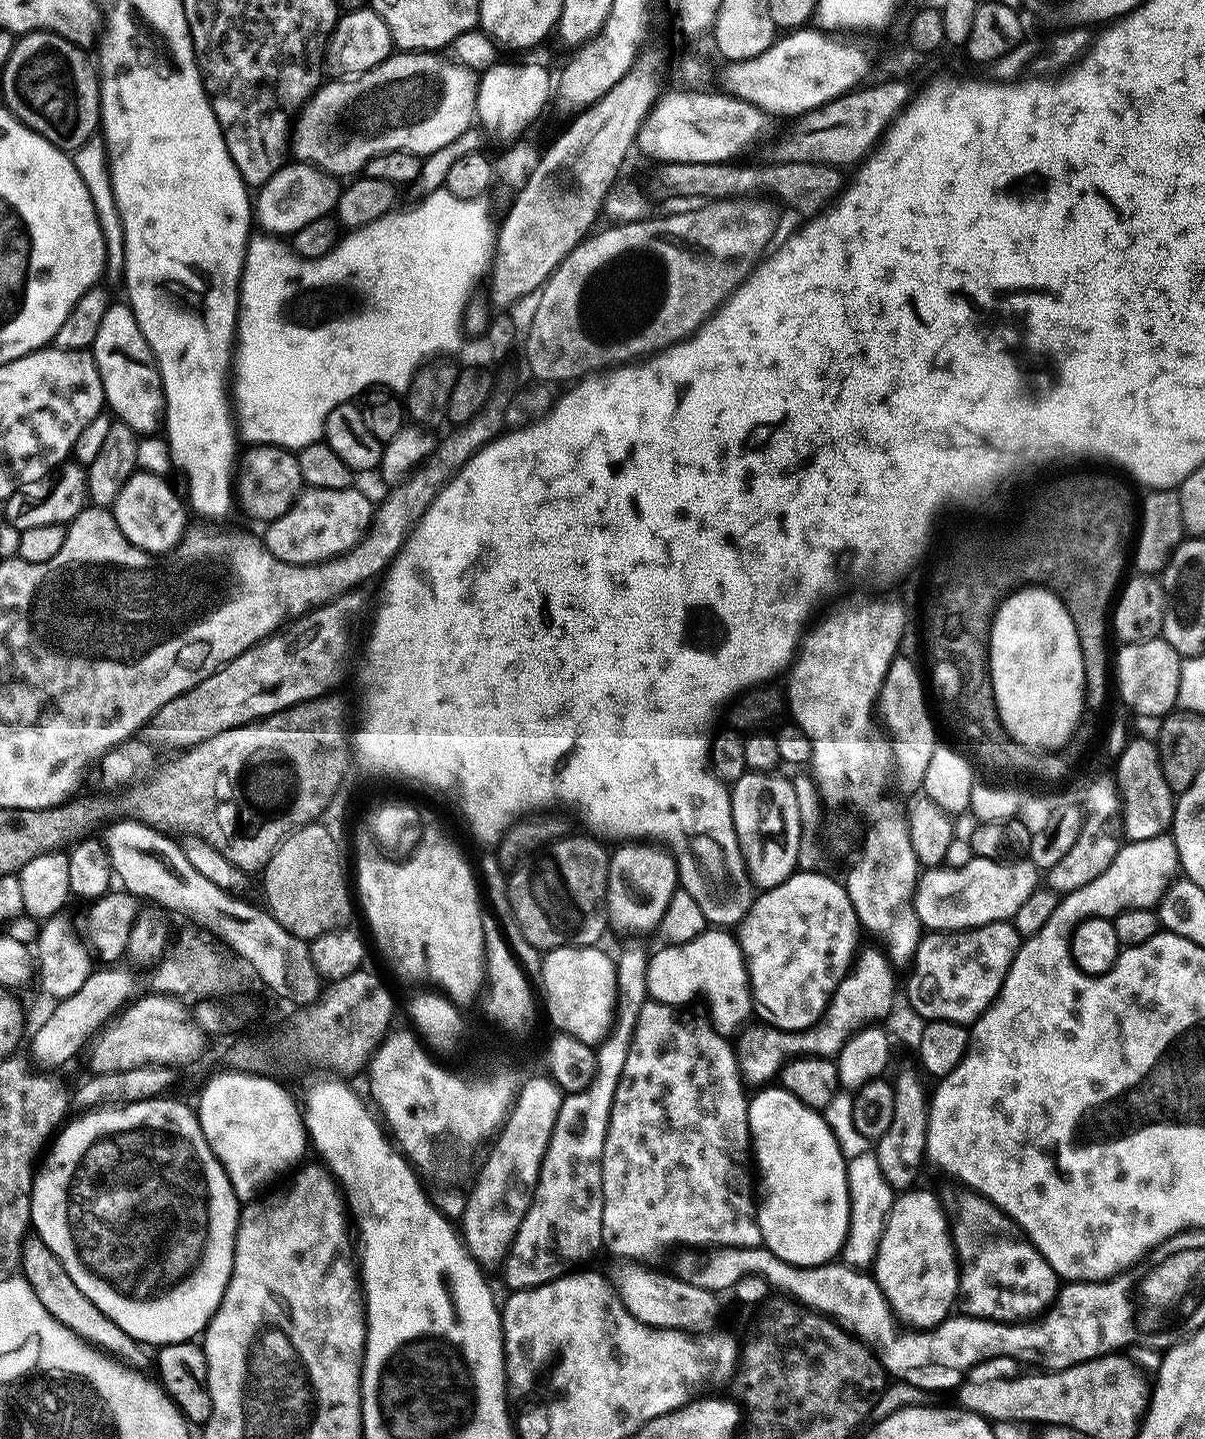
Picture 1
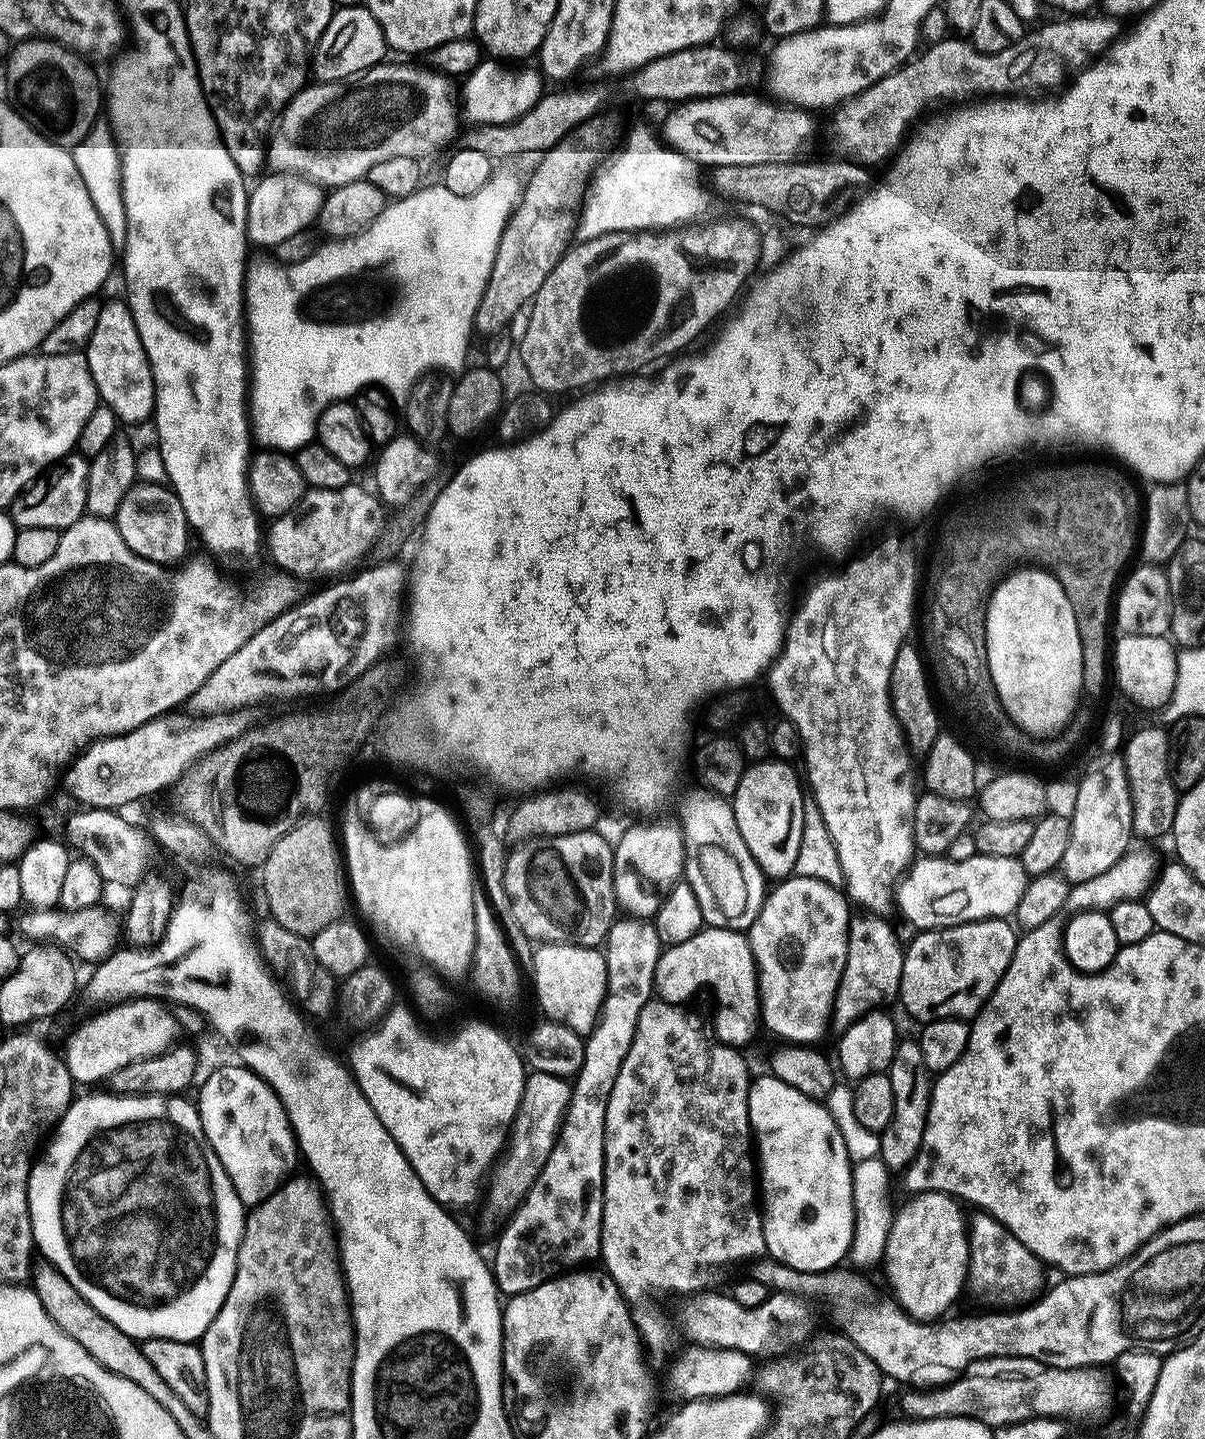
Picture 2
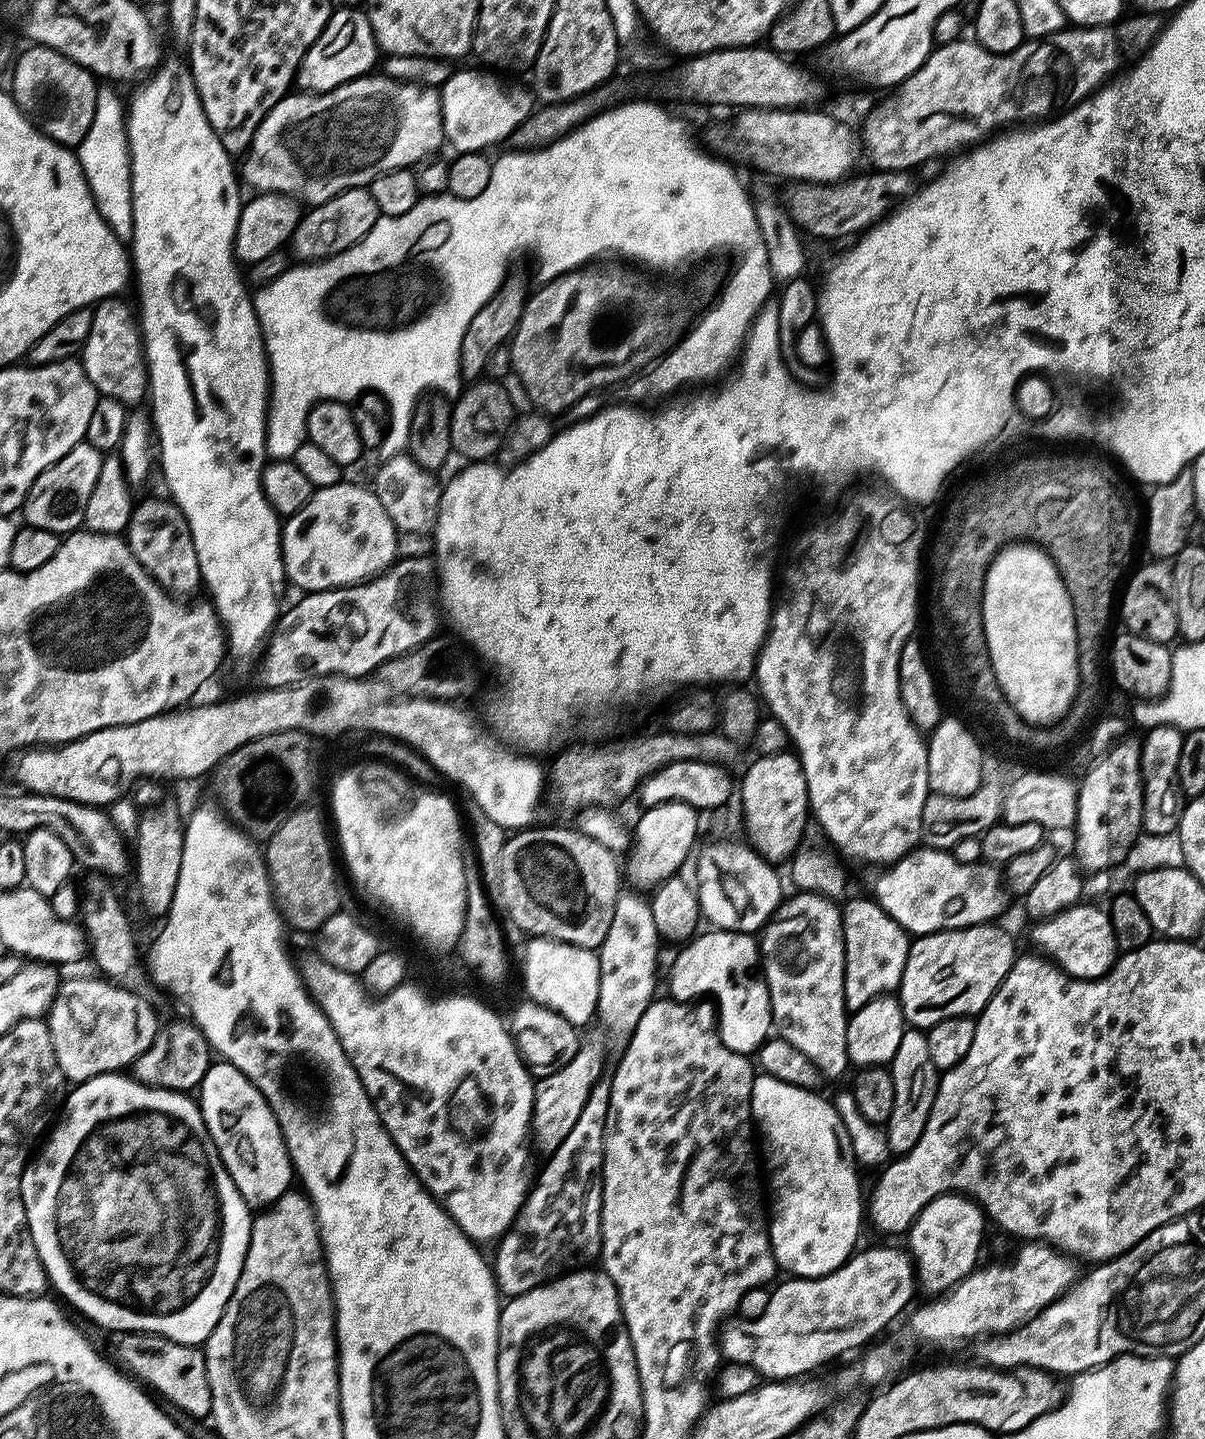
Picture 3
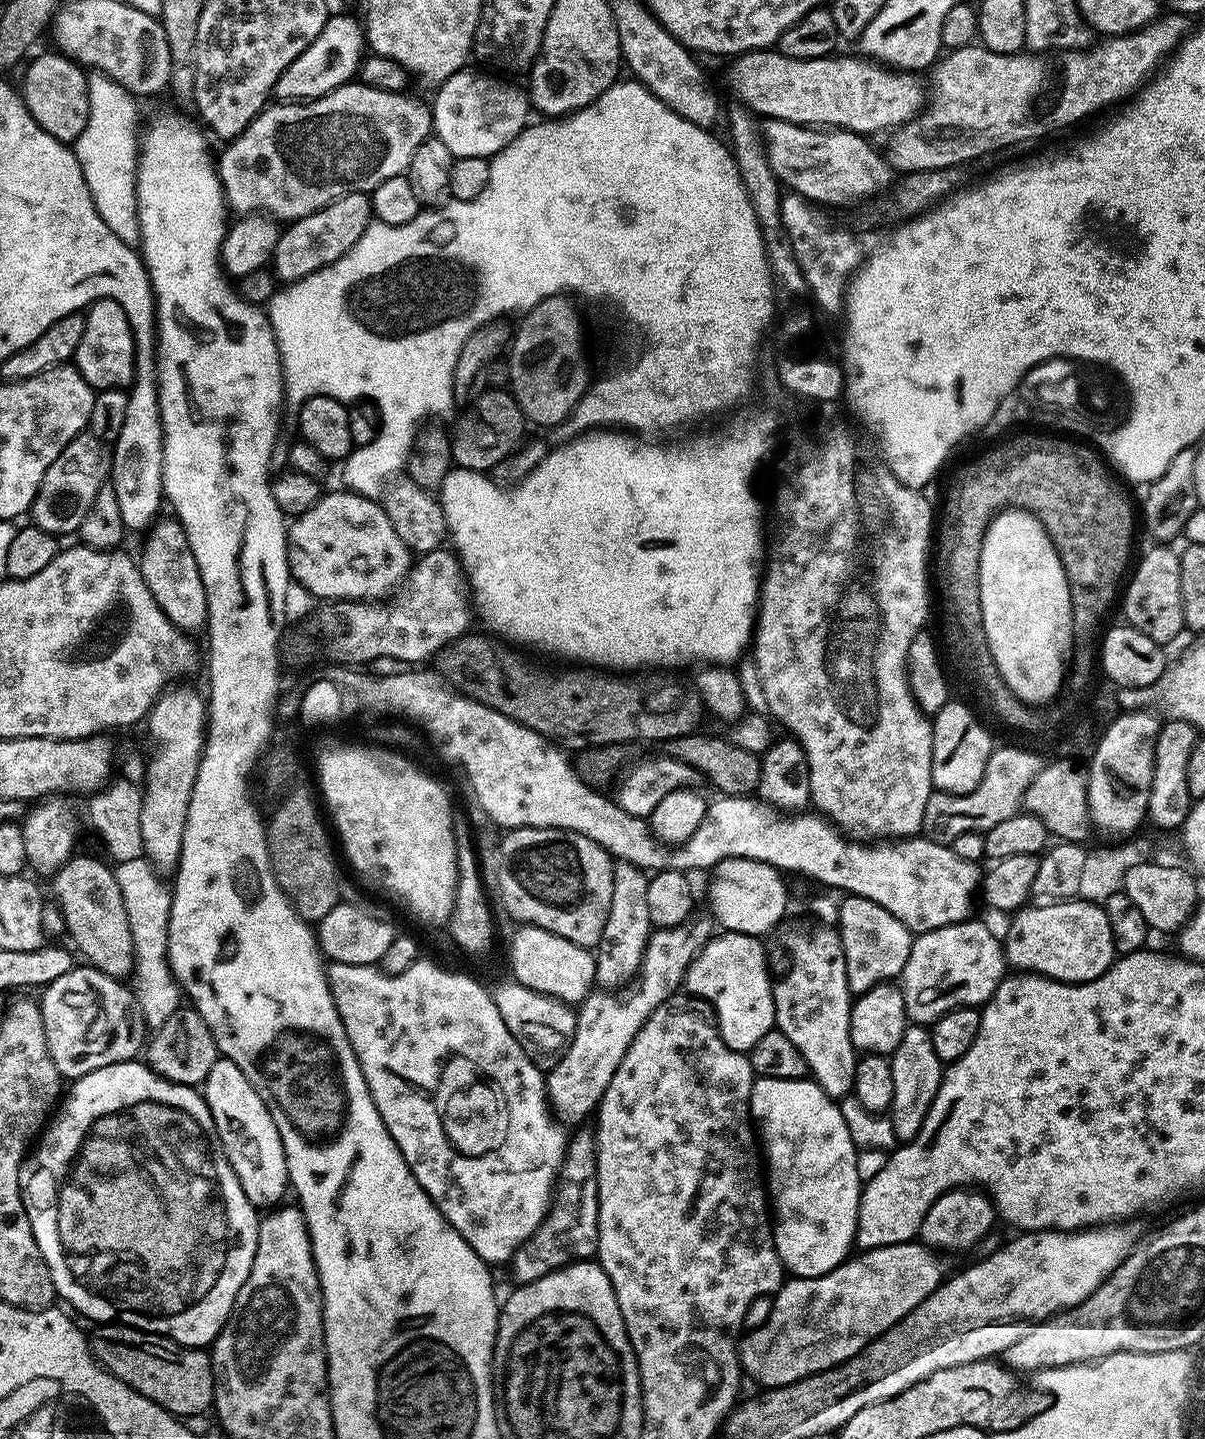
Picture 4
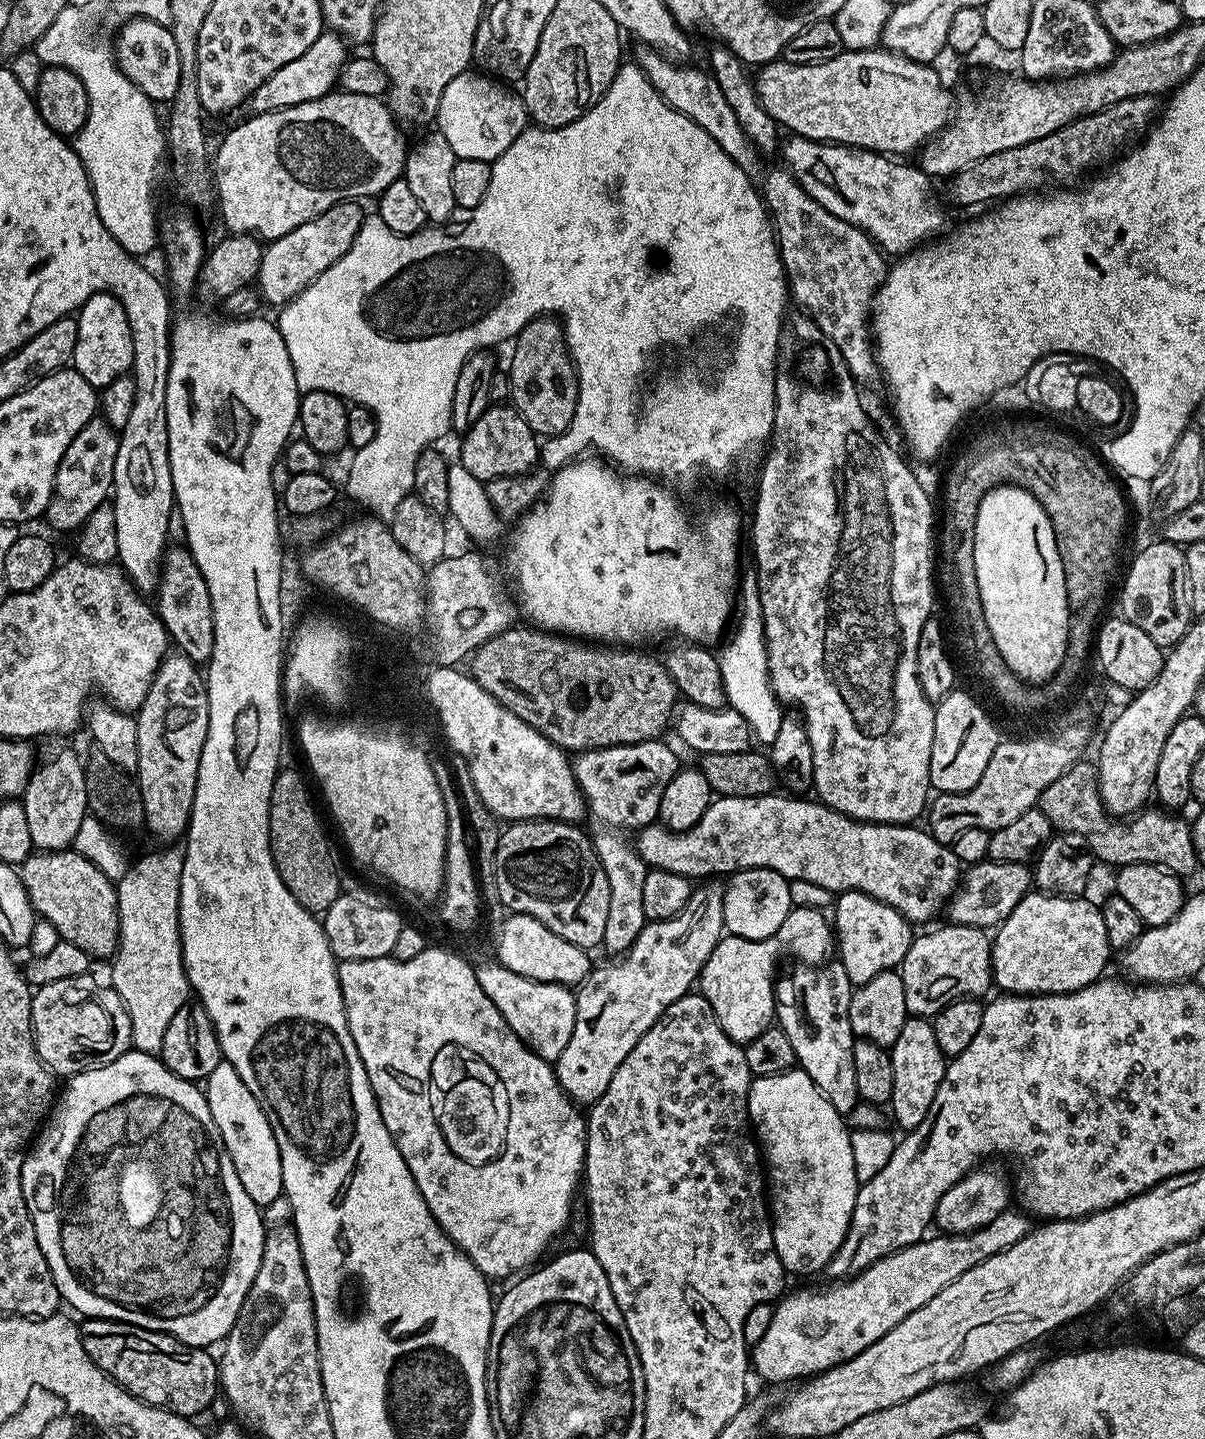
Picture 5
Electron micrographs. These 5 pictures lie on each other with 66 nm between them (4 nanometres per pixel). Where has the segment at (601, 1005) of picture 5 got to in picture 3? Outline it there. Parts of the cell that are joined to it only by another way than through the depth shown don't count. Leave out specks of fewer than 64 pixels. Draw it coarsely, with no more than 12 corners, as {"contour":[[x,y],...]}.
{"contour":[[604,1044],[535,1081],[531,1135],[563,1134],[601,1079]]}

